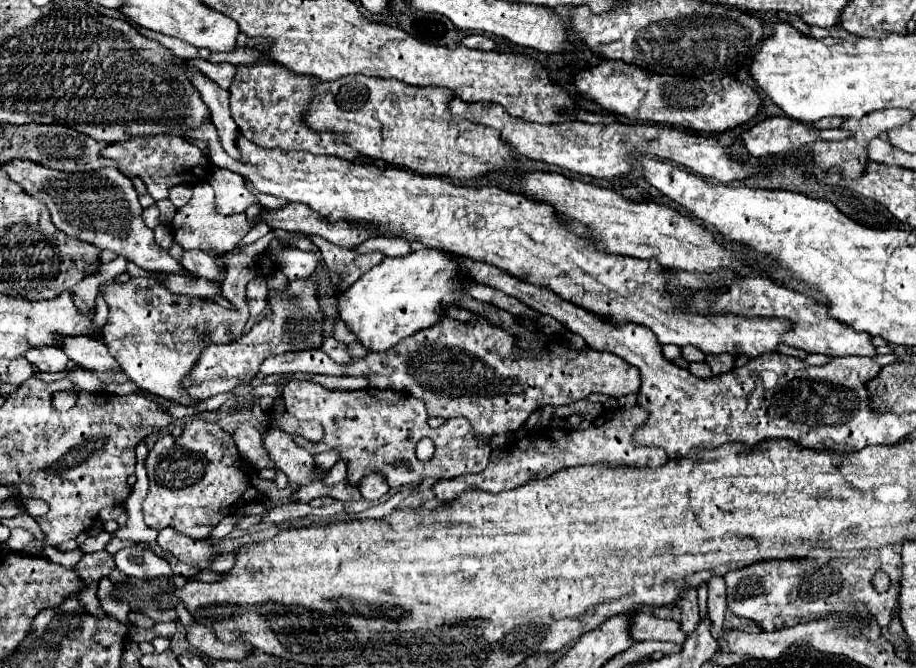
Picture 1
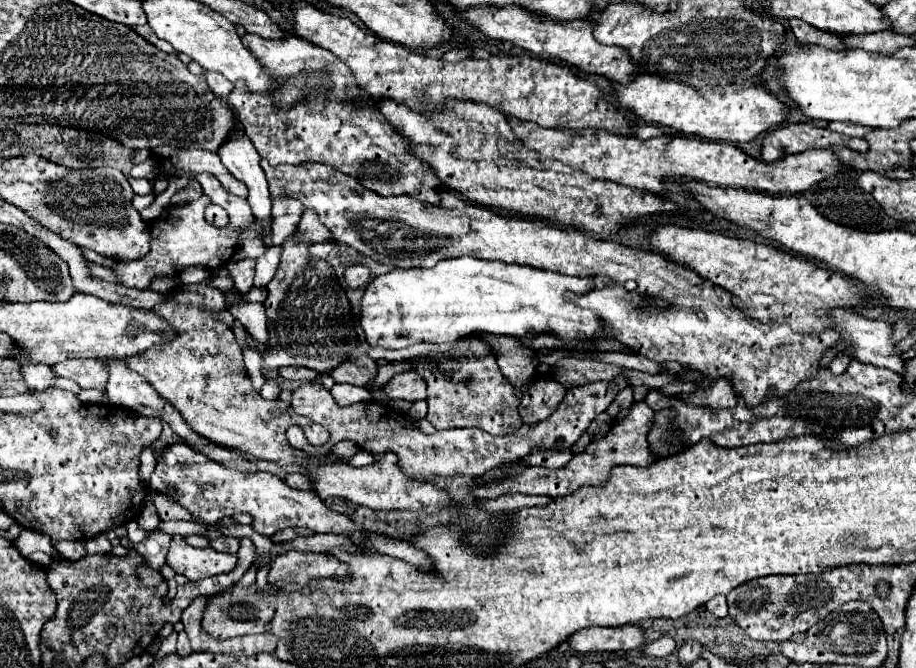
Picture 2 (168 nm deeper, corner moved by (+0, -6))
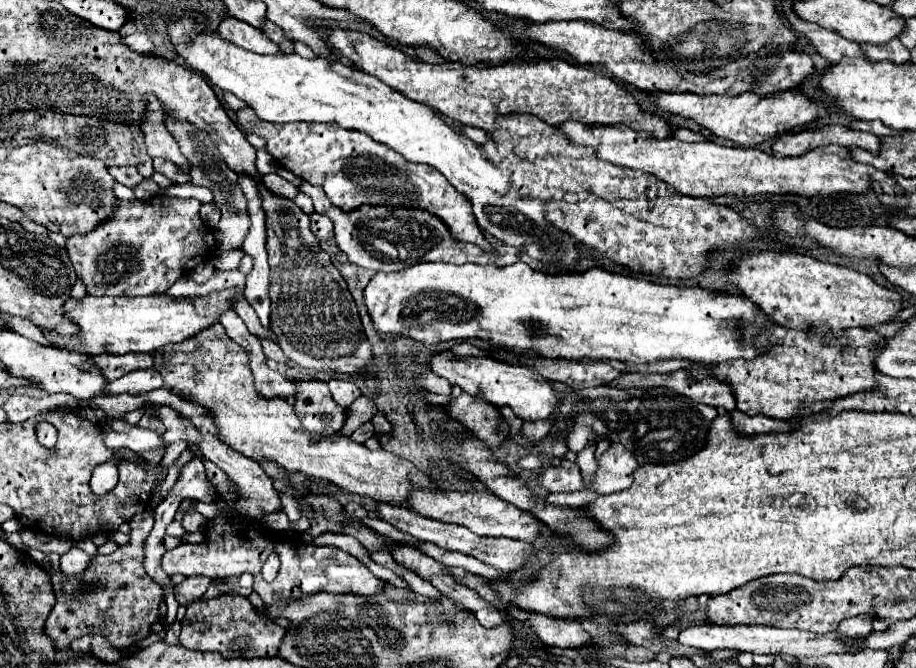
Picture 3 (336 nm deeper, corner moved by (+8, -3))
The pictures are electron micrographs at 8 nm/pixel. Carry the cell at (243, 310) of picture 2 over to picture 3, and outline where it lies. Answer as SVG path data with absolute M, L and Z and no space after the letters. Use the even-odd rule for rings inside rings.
M261 338L261 346L263 346L263 354L265 354L269 360L275 360L275 362L287 362L285 354L281 352L281 348L279 348L271 338Z

